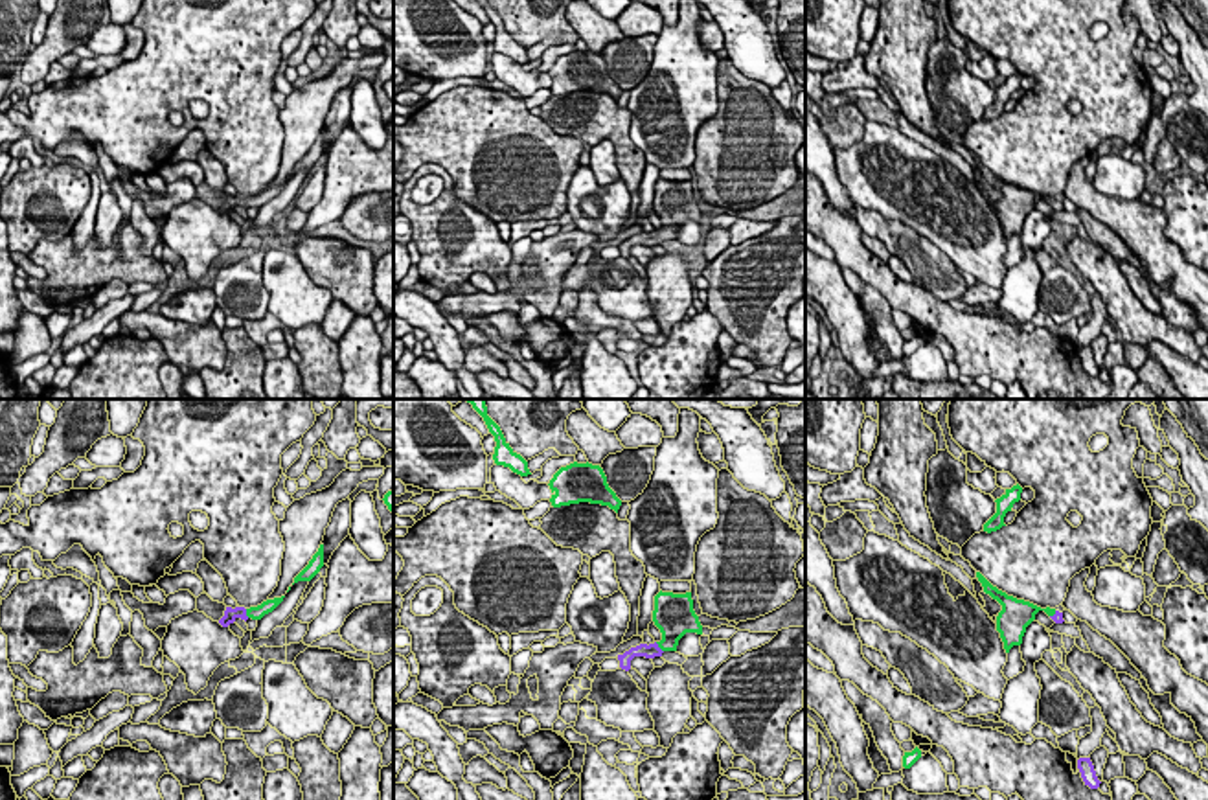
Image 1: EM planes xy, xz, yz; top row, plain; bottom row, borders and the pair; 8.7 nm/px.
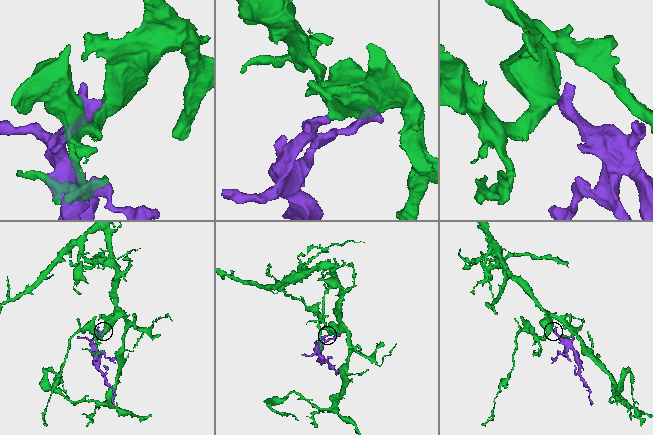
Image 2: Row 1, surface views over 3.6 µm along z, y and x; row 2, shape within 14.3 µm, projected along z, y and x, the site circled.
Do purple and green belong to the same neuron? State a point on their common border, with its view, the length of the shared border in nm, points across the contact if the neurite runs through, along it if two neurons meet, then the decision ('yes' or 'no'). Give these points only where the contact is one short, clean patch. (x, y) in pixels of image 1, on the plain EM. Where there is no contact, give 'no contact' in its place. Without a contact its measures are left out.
contact xz (659, 236); length 120 nm; way xz (649, 240), (659, 236), (670, 225), (673, 212); yes

